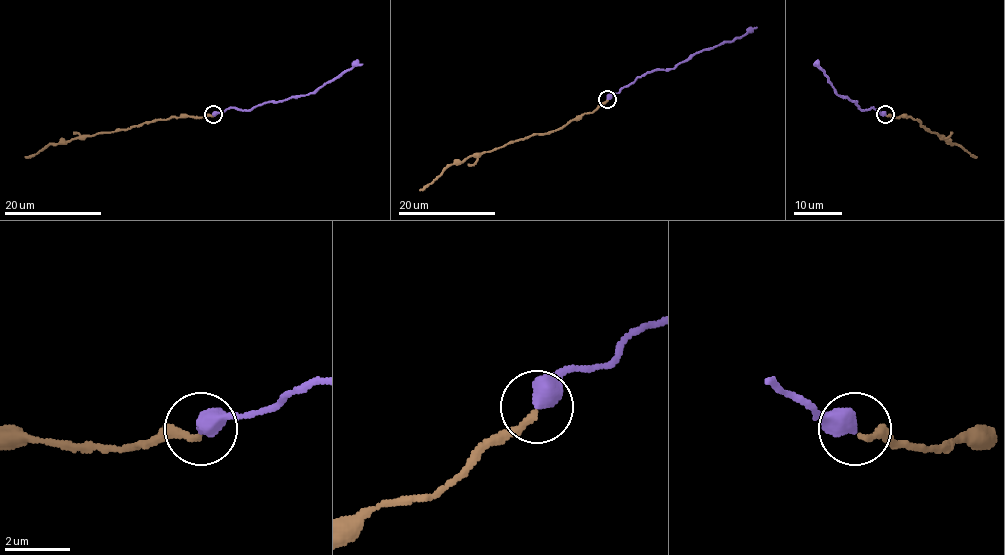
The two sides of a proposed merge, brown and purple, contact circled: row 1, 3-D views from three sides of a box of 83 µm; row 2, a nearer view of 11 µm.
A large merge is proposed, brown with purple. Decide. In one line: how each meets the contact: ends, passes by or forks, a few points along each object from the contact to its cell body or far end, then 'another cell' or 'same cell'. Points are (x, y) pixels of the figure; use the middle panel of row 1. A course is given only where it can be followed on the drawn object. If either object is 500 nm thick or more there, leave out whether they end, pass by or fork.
brown runs (607, 100), (595, 111), (577, 115), (555, 130), (454, 162), (419, 190); purple runs (607, 98), (639, 77), (656, 69), (674, 68), (697, 52), (732, 41), (757, 27); same cell

